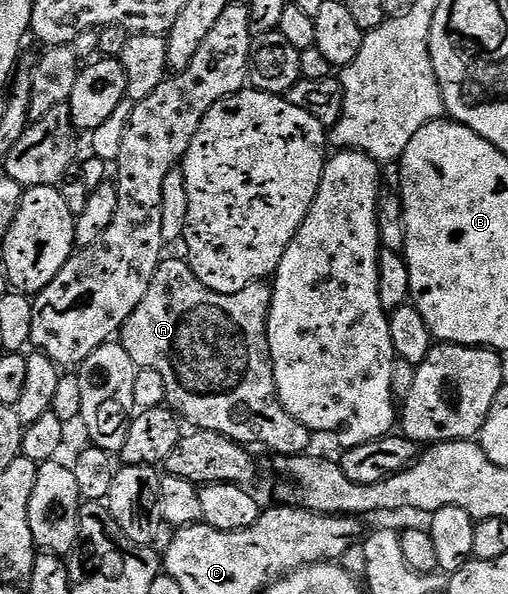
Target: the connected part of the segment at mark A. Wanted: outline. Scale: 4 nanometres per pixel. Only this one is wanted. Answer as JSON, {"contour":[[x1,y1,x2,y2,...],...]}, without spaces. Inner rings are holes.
{"contour":[[168,256,161,261,160,266,156,270,154,280,150,284,142,304,138,304,138,308,134,308,134,312,126,320,124,329,118,335,118,341,120,345,126,348,126,352,130,352,130,360,134,360,137,368,159,372,162,380,166,380,166,388,168,389,167,405,175,410,177,415,187,425,189,422,189,427,218,432,222,436,232,438,235,442,241,444,251,444,253,447,265,446,266,449,273,450,273,455,276,456,296,458,299,454,307,454,313,431,306,429,298,420,294,420,294,416,290,416,290,412,286,412,286,408,280,402,280,391,276,389,274,368,272,367,272,357,270,356,270,344,268,343,268,313,271,307,272,288,267,281,250,284,237,294,214,292,210,288,206,288,206,284,202,284,202,280,198,280,198,276,194,276,192,267,188,265,183,257,171,258,171,256]]}

